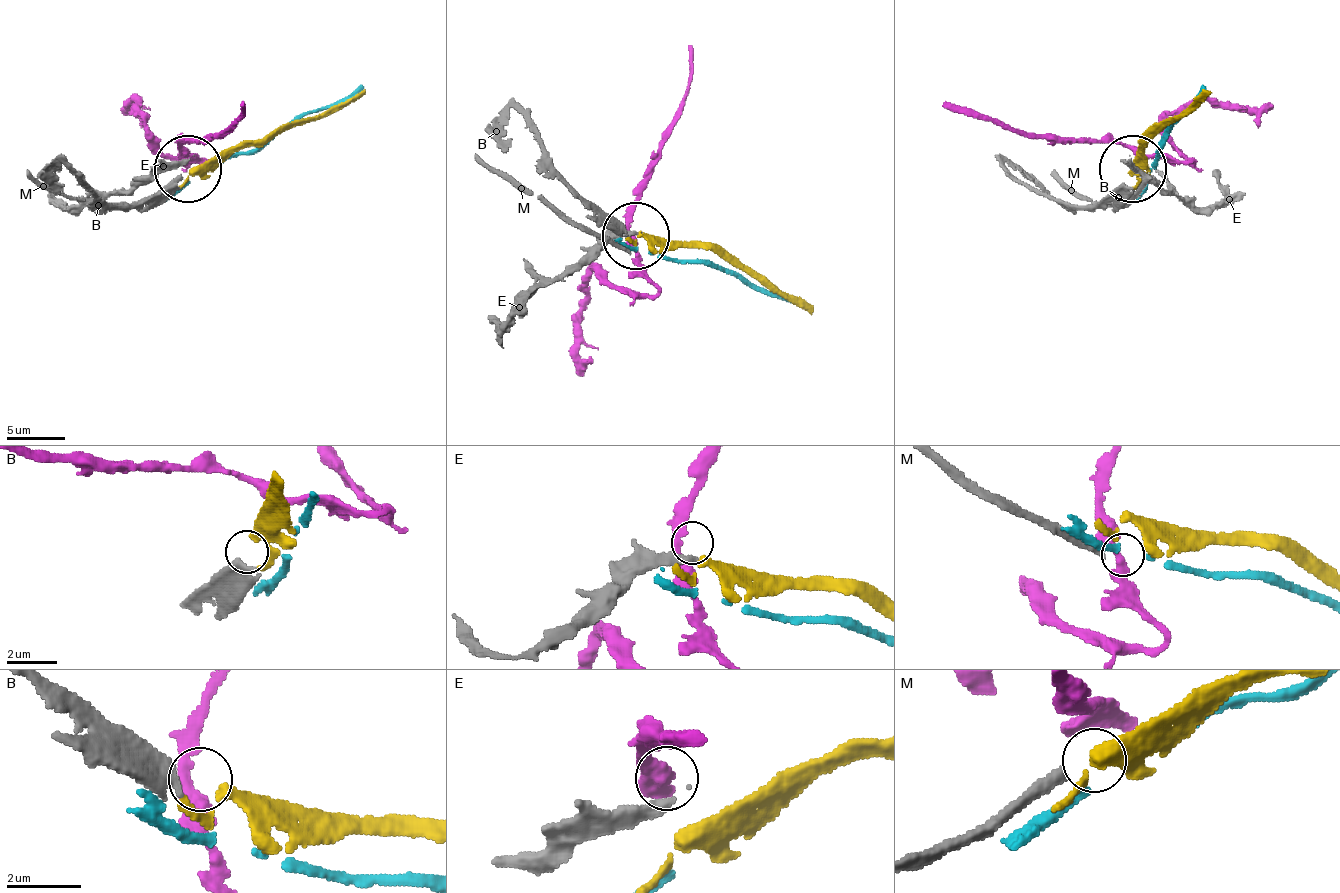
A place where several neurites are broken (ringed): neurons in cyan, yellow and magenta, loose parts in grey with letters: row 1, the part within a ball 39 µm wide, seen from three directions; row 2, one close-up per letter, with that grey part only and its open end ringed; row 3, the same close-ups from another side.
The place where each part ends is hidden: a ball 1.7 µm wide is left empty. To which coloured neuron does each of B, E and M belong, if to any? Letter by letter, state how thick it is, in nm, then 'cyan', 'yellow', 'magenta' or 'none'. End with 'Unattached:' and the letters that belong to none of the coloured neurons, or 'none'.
B: 460 nm thick; yellow
E: 320 nm thick; none
M: 280 nm thick; none
Unattached: E, M

